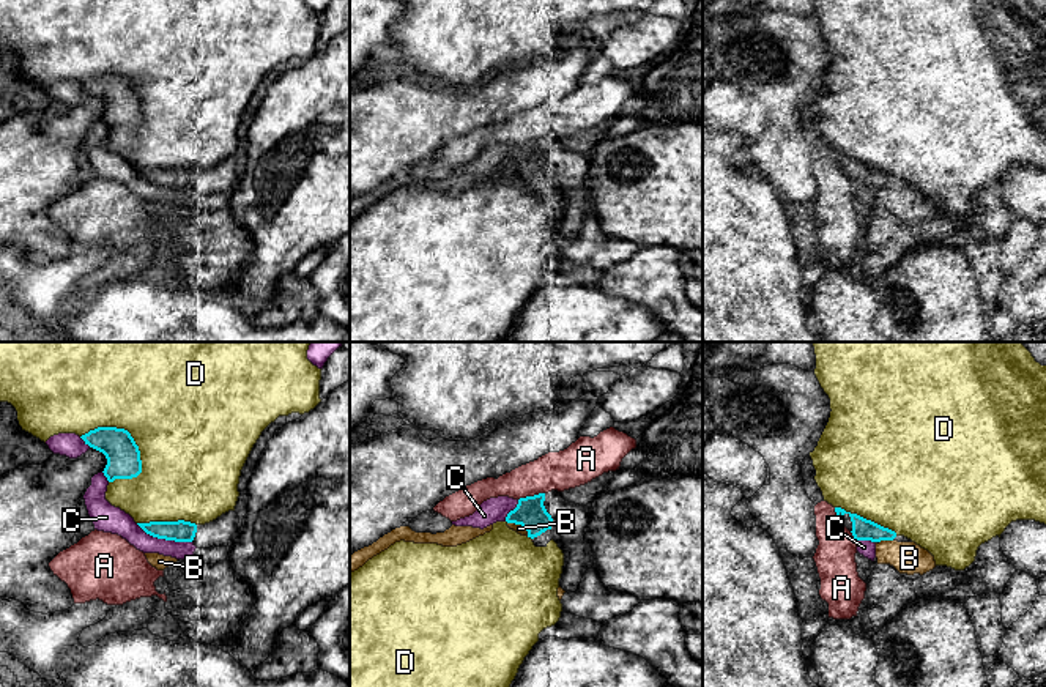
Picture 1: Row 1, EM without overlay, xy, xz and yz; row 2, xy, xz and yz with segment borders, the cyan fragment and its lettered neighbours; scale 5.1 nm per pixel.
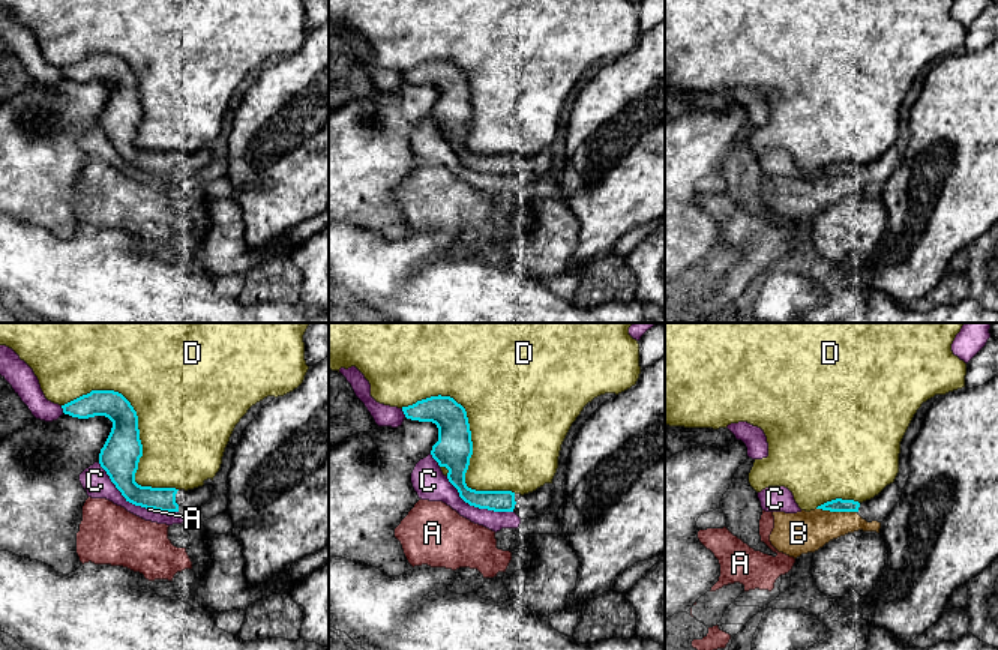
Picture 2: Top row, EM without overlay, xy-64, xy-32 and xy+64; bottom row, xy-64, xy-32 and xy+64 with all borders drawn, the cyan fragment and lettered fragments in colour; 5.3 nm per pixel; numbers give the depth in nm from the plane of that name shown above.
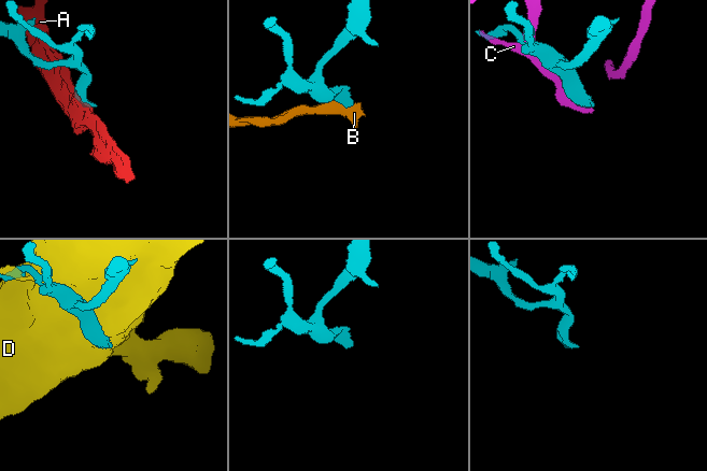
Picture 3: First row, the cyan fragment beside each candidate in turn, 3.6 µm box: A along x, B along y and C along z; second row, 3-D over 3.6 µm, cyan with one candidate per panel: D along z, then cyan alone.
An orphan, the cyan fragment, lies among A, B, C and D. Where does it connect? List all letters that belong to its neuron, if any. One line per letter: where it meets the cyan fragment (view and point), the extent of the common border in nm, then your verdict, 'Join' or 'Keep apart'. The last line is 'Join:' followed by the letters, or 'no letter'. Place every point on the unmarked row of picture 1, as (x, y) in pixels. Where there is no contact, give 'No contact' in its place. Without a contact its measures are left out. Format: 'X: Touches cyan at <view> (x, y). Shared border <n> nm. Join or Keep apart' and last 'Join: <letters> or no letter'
A: Touches cyan at xz (531, 144). Shared border 140 nm. Keep apart
B: Touches cyan at yz (886, 186). Shared border 70 nm. Keep apart
C: Touches cyan at xy (164, 185). Shared border 300 nm. Keep apart
D: Touches cyan at xy (123, 76). Shared border 380 nm. Keep apart
Join: no letter

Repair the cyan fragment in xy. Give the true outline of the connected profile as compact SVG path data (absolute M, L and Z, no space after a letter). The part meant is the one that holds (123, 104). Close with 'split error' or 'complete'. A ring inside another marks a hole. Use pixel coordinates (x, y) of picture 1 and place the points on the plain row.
M98 74L80 85L106 102L107 112L102 120L109 129L132 126L142 120L140 98L128 77Z; complete

